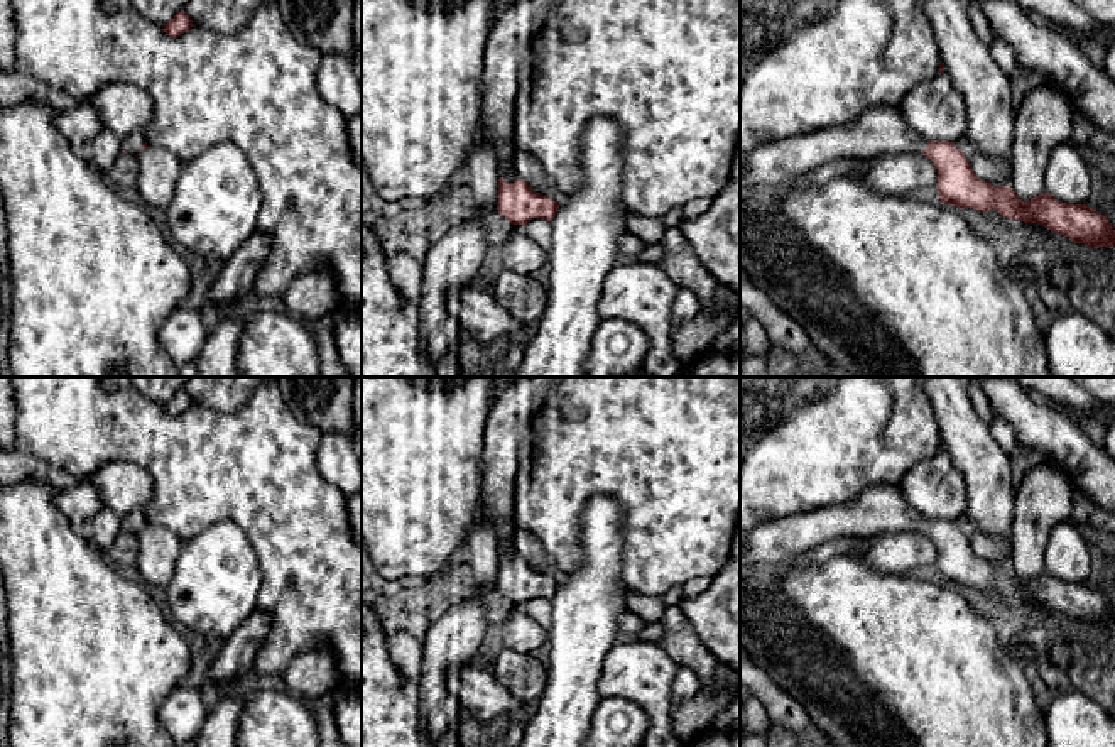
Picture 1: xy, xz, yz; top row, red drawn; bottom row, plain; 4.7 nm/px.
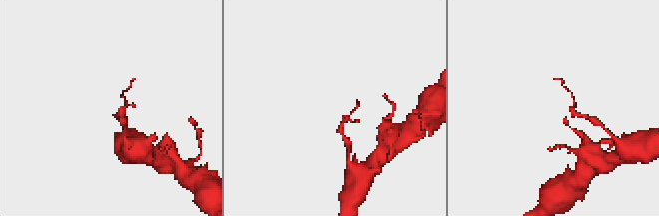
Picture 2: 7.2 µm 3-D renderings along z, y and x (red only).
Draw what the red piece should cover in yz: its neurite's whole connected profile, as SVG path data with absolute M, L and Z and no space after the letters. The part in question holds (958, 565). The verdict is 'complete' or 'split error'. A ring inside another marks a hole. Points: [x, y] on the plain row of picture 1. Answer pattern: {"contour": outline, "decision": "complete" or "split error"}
{"contour": "M880 485L865 490L858 499L845 505L833 505L816 512L787 515L762 522L740 536L748 564L779 564L794 556L813 549L823 543L838 537L873 537L882 532L919 531L929 536L938 548L936 566L939 580L958 588L973 586L982 592L997 588L1007 598L1037 602L1044 607L1068 615L1074 622L1085 622L1093 627L1112 627L1115 624L1115 608L1107 595L1086 583L1066 583L1044 571L1022 580L1009 564L995 566L990 559L982 559L973 549L970 539L955 521L927 521L904 497L902 487Z", "decision": "split error"}

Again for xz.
{"contour": "M517 377L497 397L485 423L485 446L481 453L481 499L476 524L490 519L498 539L498 592L512 603L525 603L532 597L551 600L559 583L536 571L514 548L515 531L515 475L519 472L519 450L530 428L532 417L544 404L559 377Z", "decision": "split error"}

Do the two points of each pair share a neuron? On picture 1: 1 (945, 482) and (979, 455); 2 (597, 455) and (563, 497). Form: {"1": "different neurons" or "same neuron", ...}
{"1": "different neurons", "2": "same neuron"}

